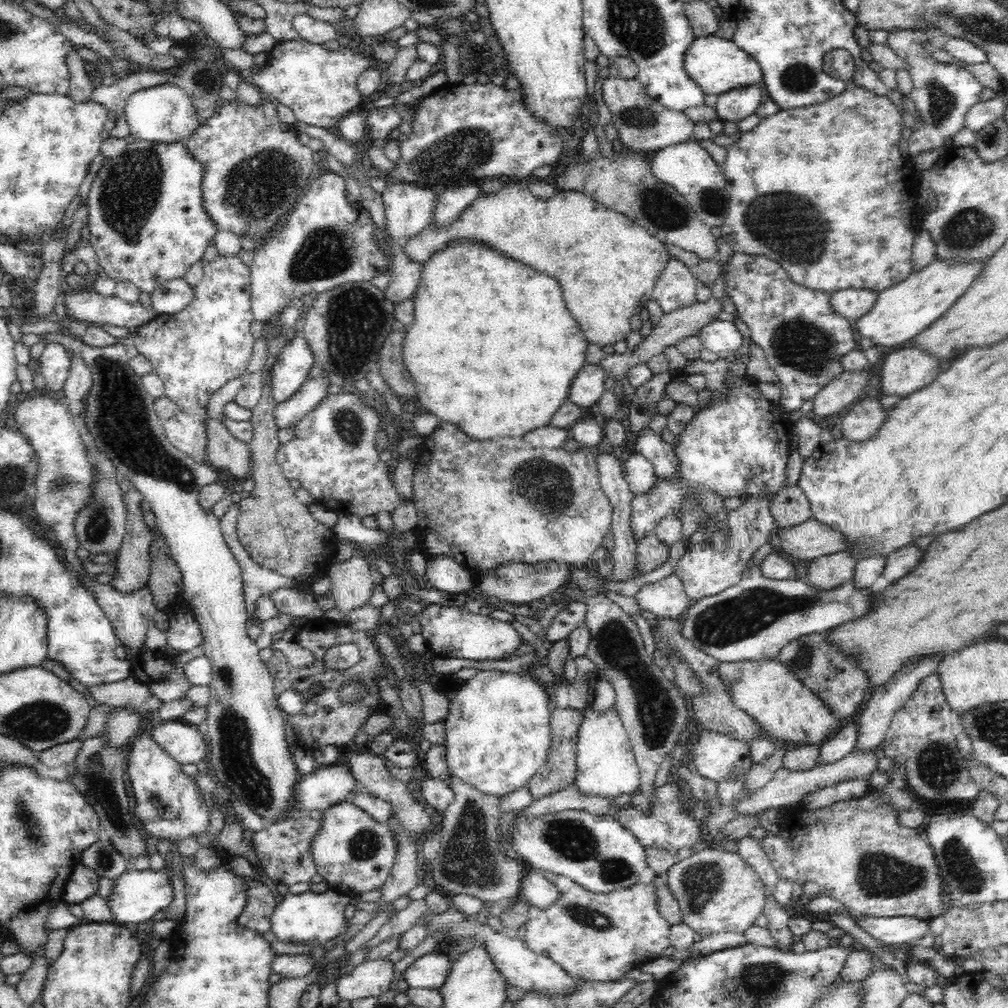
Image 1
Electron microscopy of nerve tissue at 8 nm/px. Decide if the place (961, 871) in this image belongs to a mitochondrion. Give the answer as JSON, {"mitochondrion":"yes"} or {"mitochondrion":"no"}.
{"mitochondrion":"yes"}

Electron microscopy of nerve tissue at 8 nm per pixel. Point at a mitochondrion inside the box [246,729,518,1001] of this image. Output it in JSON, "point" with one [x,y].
{"point":[469,858]}

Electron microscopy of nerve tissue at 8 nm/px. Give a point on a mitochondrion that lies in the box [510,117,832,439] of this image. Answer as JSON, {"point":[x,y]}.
{"point":[789,224]}

